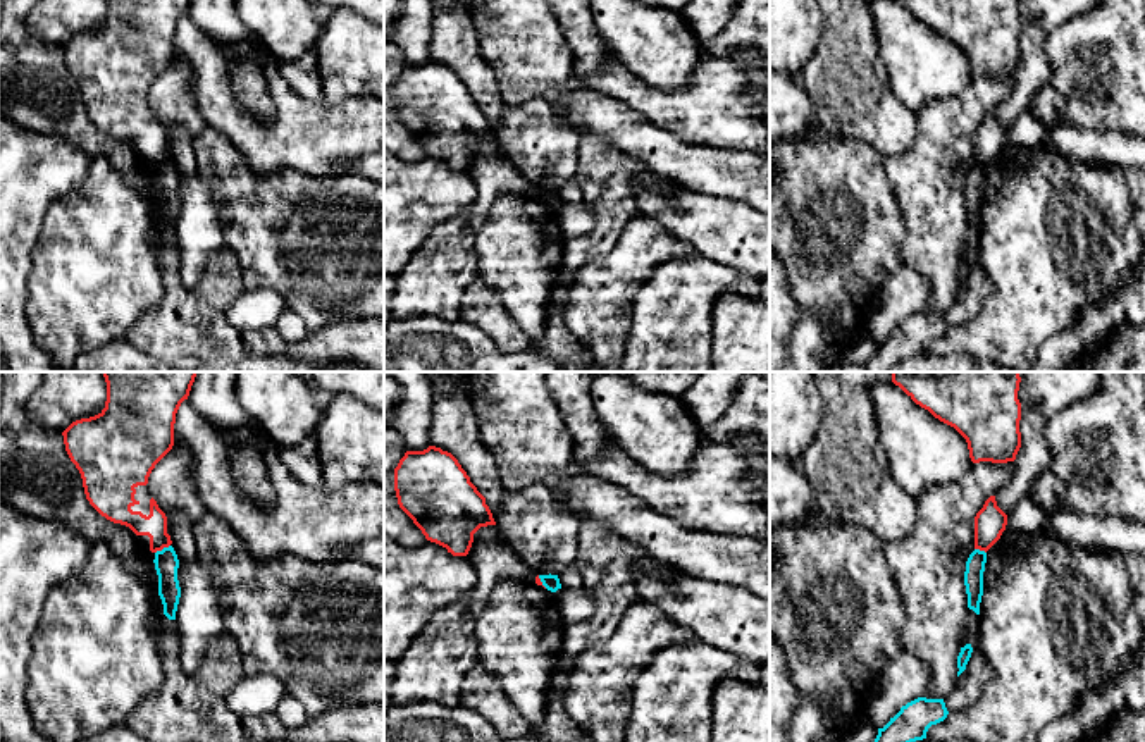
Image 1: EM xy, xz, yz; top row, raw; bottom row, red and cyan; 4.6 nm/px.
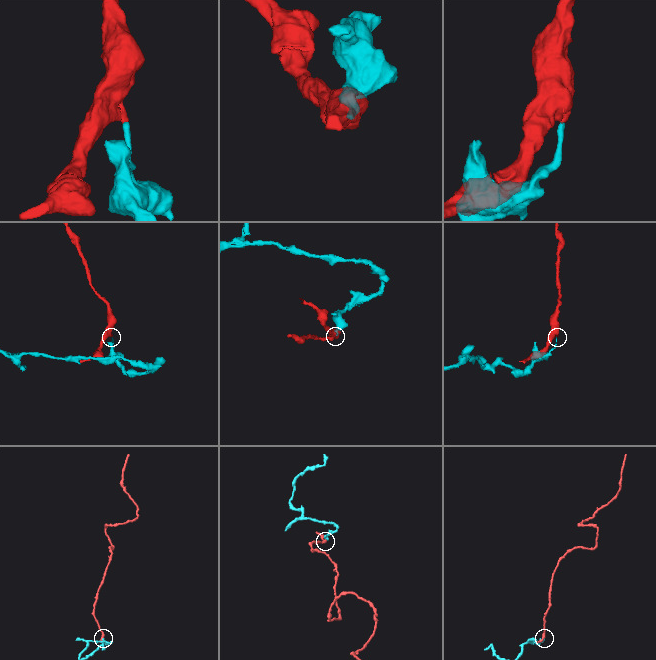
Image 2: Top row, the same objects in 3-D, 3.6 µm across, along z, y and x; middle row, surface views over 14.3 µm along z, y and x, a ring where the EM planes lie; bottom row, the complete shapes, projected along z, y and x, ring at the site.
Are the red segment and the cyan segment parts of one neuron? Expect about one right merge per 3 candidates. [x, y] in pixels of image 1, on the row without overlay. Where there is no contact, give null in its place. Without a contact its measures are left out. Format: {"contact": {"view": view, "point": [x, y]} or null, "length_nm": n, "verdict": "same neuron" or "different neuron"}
{"contact": {"view": "xy", "point": [162, 162]}, "length_nm": 80, "verdict": "different neuron"}

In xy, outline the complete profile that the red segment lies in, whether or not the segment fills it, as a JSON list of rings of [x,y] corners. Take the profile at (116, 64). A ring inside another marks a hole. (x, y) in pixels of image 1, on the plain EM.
[[[107,0],[105,22],[64,46],[90,119],[129,141],[152,167],[172,158],[148,91],[174,60],[176,28],[191,0]]]

